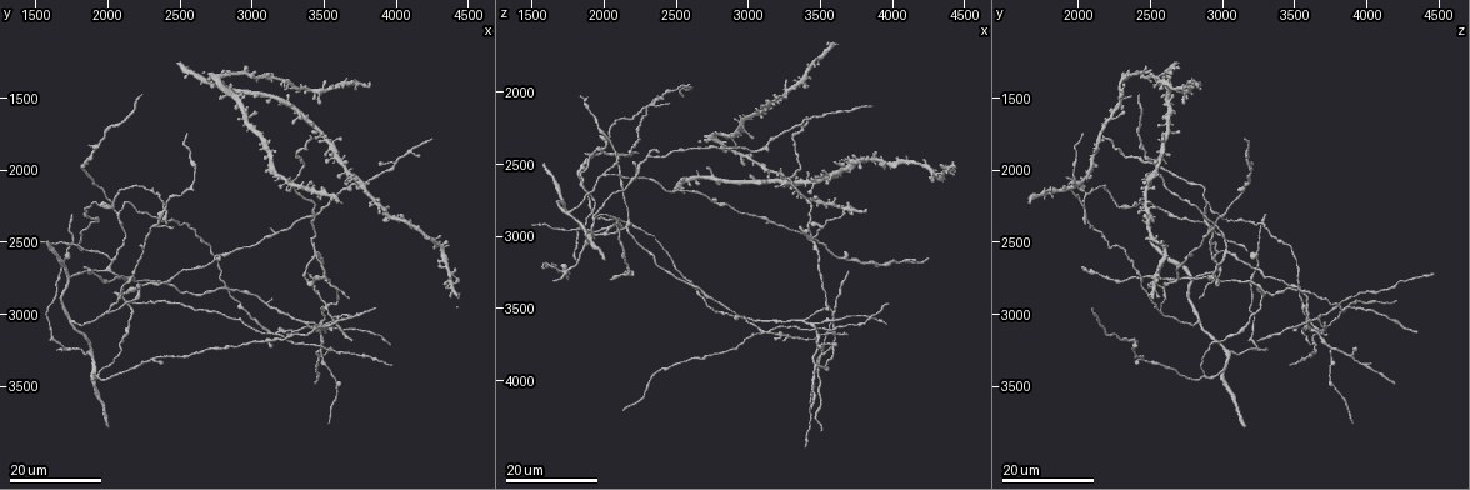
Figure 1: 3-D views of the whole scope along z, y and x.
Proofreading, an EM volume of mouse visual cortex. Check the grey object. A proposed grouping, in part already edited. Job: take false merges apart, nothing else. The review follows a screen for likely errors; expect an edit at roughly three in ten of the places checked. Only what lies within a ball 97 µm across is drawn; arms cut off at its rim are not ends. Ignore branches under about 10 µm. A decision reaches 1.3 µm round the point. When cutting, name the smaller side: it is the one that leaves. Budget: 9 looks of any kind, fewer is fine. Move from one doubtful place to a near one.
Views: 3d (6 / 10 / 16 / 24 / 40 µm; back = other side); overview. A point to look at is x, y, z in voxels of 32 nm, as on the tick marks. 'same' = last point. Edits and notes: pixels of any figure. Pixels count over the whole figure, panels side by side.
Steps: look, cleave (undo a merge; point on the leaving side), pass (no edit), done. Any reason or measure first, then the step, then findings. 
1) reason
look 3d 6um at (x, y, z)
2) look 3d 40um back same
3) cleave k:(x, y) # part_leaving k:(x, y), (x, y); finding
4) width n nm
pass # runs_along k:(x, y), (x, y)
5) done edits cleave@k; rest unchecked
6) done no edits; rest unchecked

a fork
look 3d 24um at (3240, 1520, 2620)

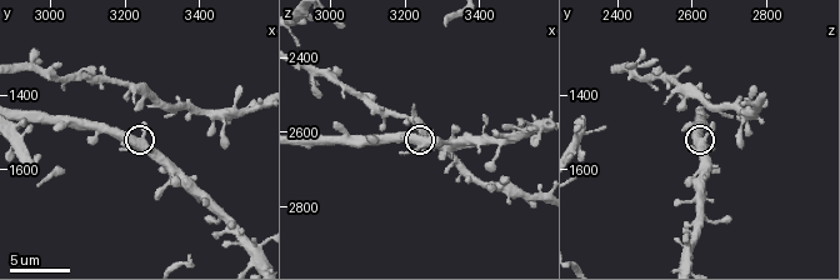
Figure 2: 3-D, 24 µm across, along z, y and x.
look 3d 10um at (3230, 1530, 2630)

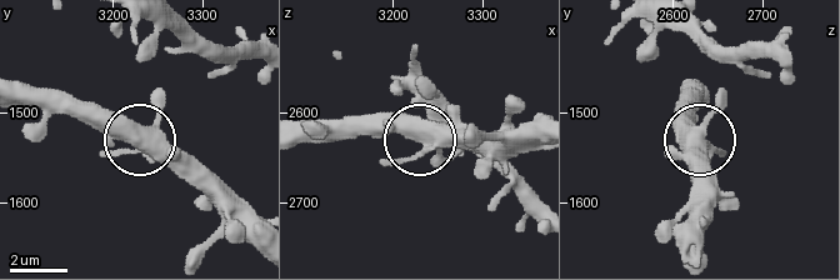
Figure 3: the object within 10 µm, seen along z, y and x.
width 450 nm
pass # runs_along 3:(533, 129), (410, 139), (389, 129), (334, 129); continuous, no second cell

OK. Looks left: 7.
side arm on a straight run
look 3d 16um at (3120, 3140, 3680)

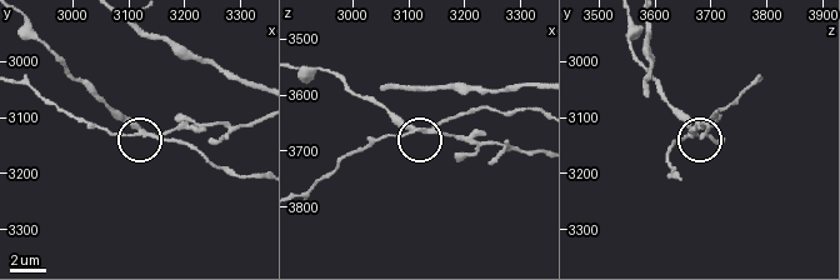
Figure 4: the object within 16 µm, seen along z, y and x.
look 3d 6um at (3115, 3125, 3665)

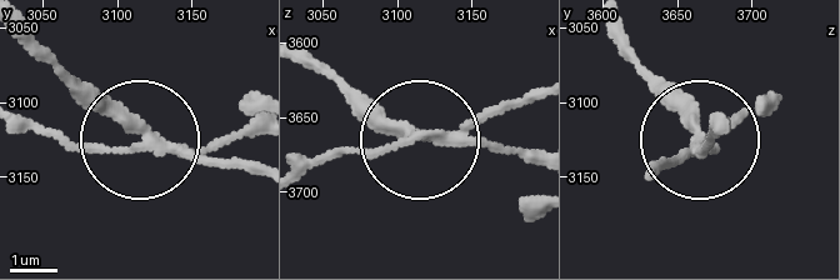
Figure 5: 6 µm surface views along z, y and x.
arms 3
cleave 5:(221, 168) # part_leaving 5:(149, 146), (69, 146), (21, 131); a second cell is stuck on

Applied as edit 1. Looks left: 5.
a fork
look 3d 24um at (2000, 3000, 2560)

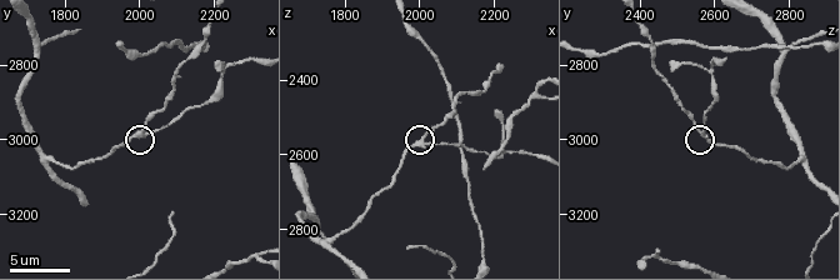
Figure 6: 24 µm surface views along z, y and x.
look 3d 10um at (2000, 2980, 2570)

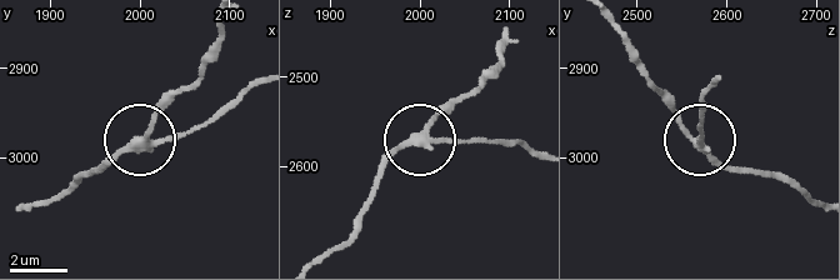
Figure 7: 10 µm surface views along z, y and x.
side_arm 96 um
pass # runs_along 7:(323, 259), (344, 240), (394, 154), (423, 140), (493, 140); one cell here

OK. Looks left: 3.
look overview

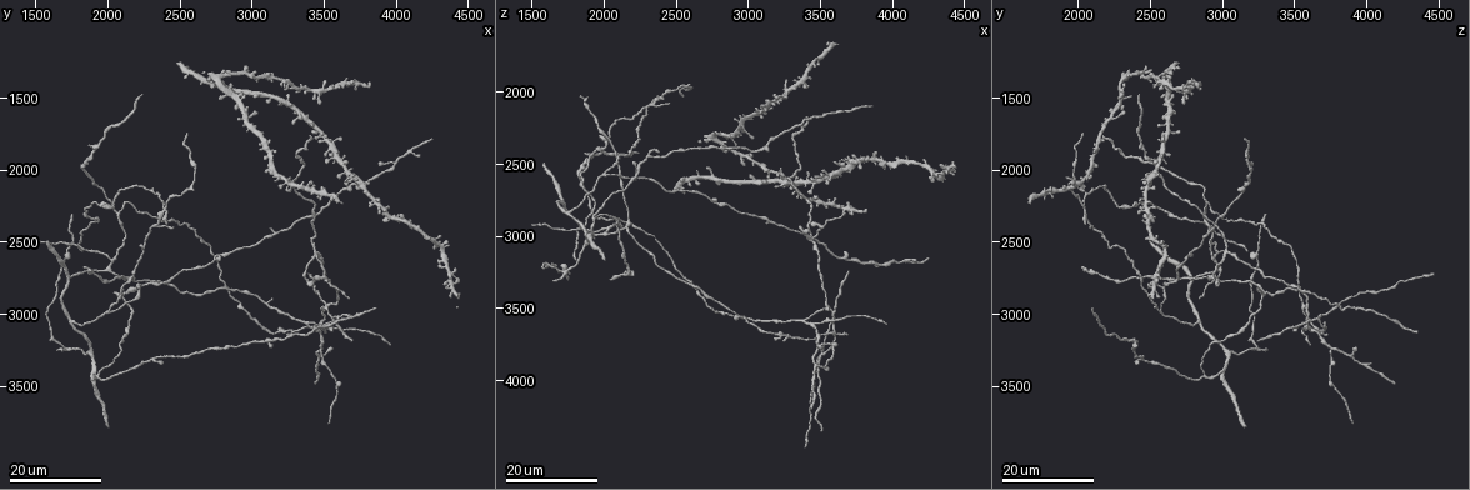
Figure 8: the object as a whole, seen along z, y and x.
look 3d 16um at (3480, 3220, 3780)

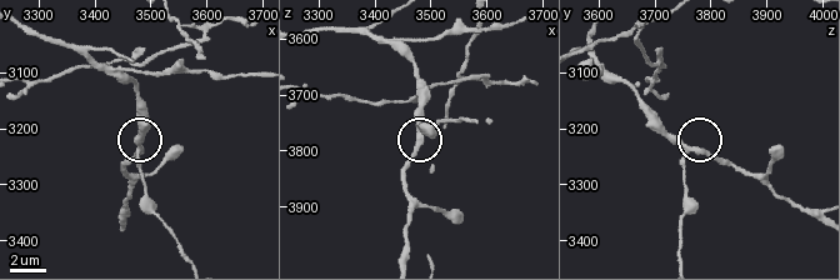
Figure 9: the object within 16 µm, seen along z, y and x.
zoom in
look 3d 10um at (3475, 3235, 3765)

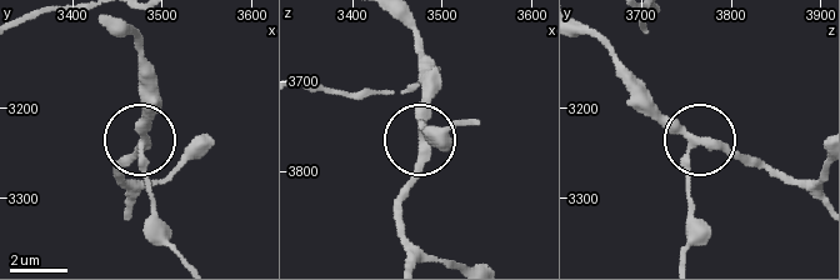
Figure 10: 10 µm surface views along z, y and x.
width 280 nm
pass # runs_along 10:(399, 23), (420, 58), (420, 159), (399, 214); continuous, no second cell

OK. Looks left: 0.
done edits cleave@5; rest unchecked

